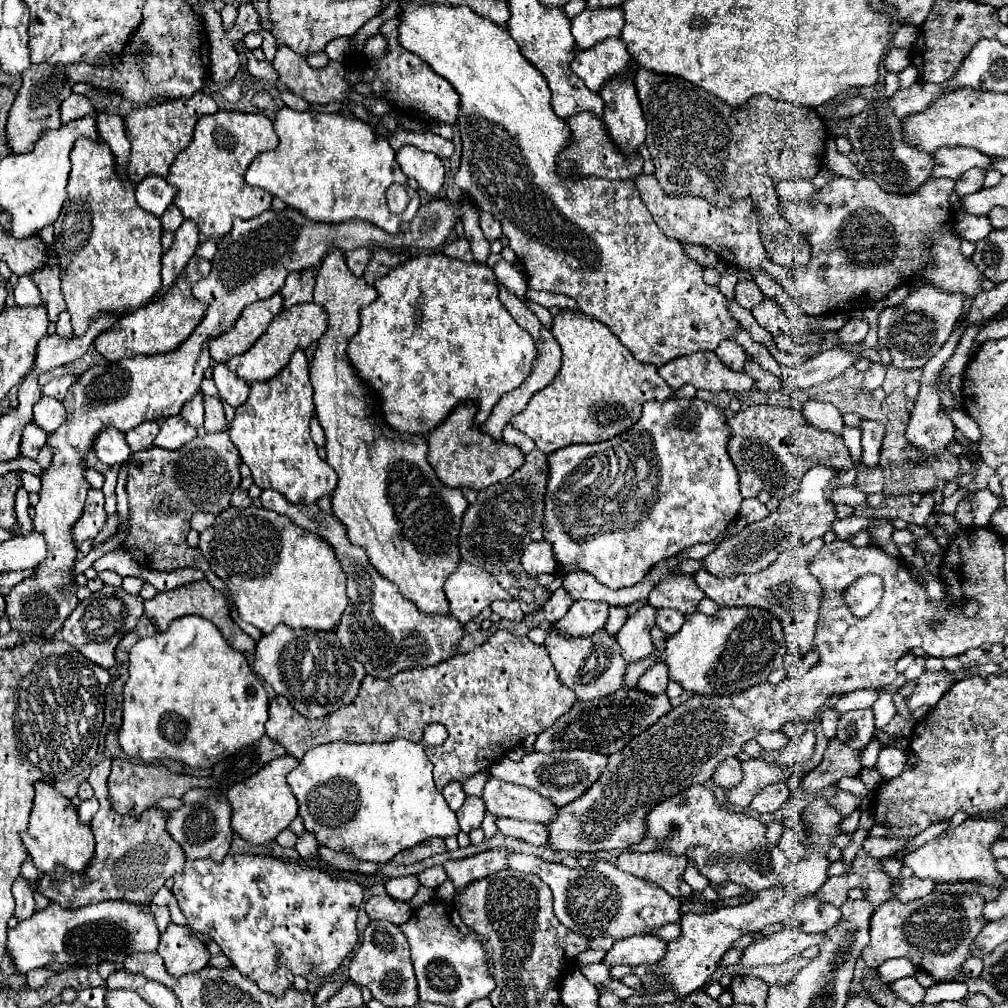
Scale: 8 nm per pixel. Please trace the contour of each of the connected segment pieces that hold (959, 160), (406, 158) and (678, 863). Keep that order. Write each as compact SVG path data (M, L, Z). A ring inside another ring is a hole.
M942 147L936 153L932 153L932 159L934 159L932 177L950 177L954 181L964 171L972 167L988 169L988 163L990 163L988 155L982 155L980 151L970 147L952 147L952 149Z
M404 145L396 153L396 161L402 173L406 177L414 177L426 193L436 195L442 189L444 167L442 167L442 161L434 153L426 153L418 147Z
M624 851L618 857L616 865L634 877L660 885L672 897L690 897L694 893L692 887L682 877L688 861L676 859L662 851L654 851L654 853Z

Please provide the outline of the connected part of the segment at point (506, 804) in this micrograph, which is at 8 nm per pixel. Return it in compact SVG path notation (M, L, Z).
M490 777L482 799L486 803L486 809L494 813L496 817L512 817L520 821L536 821L536 823L552 823L552 819L558 817L556 803L548 797L542 797L538 791L500 781L496 777Z

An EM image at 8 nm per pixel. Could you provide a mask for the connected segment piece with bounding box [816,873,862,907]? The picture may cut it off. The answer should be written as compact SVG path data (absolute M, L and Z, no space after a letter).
M856 873L828 876L828 881L824 883L824 887L820 887L816 897L824 903L834 905L834 907L842 907L842 903L848 899L848 891L852 887L858 887L860 881L862 881L862 877Z

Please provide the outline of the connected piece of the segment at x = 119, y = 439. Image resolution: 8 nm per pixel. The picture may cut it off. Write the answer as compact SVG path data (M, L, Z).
M110 427L108 431L104 431L104 435L100 435L100 439L96 439L96 455L102 463L112 467L128 461L132 451L126 441L126 435Z

